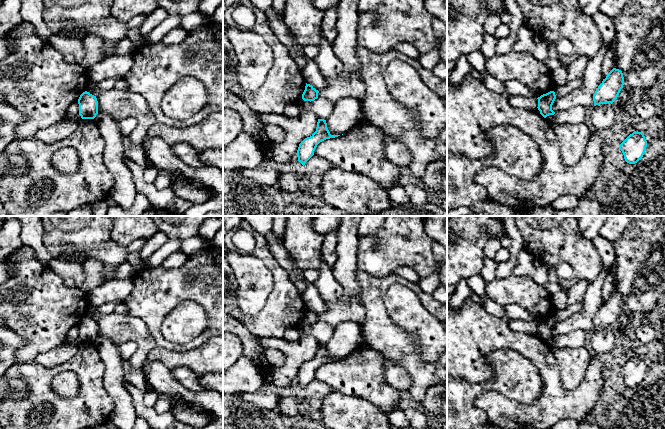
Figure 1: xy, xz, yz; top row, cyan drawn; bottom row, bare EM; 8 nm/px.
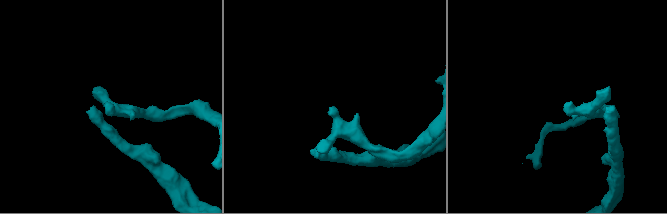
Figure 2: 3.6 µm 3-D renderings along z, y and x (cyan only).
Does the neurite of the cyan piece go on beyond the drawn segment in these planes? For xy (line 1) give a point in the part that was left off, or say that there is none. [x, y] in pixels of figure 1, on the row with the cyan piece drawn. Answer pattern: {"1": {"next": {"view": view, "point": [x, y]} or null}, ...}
{"1": {"next": null}}

